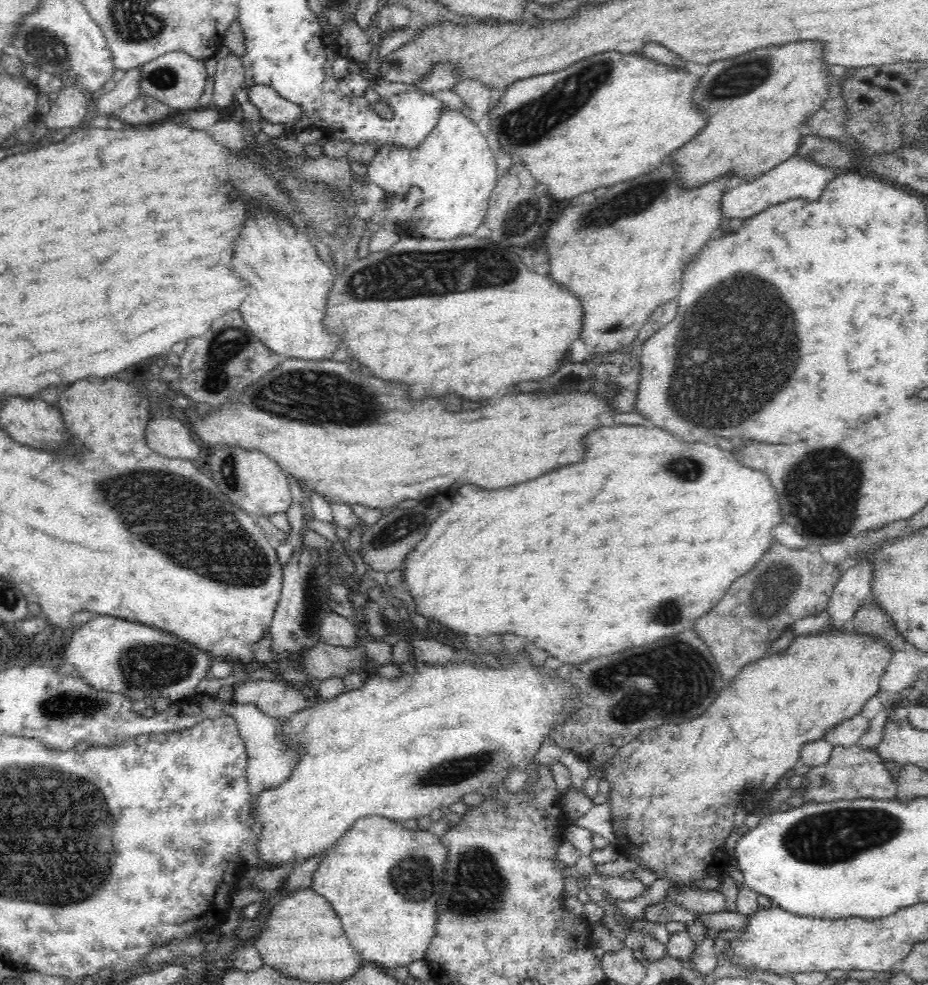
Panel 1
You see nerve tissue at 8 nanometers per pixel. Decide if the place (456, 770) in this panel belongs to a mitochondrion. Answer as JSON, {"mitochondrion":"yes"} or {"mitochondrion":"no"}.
{"mitochondrion":"yes"}

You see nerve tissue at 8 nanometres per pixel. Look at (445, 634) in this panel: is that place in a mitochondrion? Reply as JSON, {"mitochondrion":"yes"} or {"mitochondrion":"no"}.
{"mitochondrion":"no"}

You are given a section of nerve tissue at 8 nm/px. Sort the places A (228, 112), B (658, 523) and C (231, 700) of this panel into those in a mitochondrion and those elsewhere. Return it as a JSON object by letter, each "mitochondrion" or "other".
{"A":"other","B":"other","C":"other"}

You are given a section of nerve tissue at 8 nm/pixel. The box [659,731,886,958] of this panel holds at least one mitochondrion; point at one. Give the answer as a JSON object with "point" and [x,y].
{"point":[744,798]}

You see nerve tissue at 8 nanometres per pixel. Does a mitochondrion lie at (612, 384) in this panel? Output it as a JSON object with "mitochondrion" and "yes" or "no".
{"mitochondrion":"yes"}

